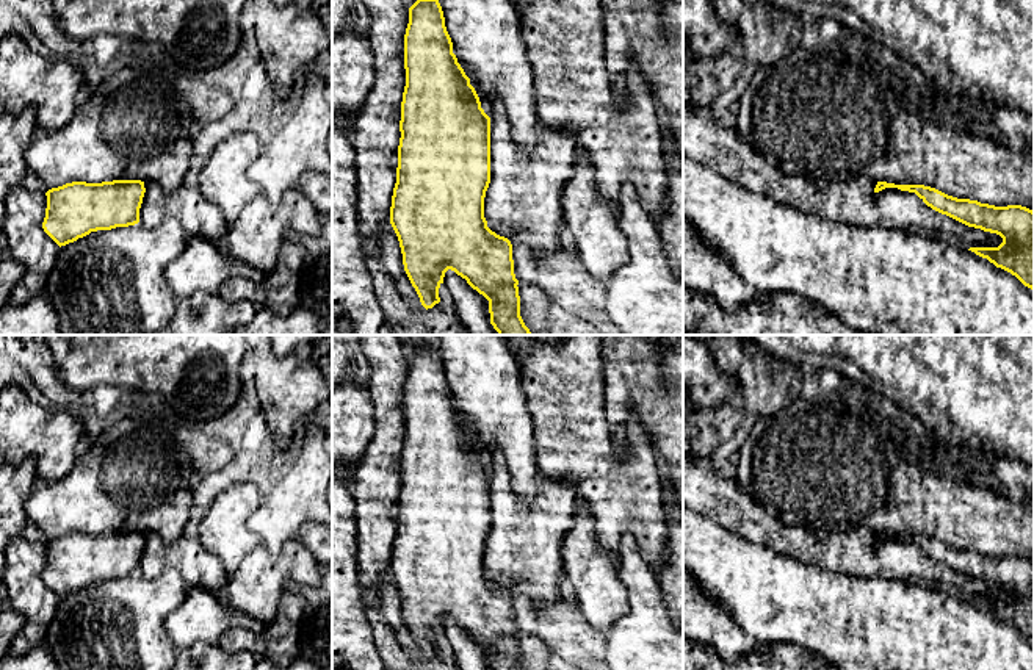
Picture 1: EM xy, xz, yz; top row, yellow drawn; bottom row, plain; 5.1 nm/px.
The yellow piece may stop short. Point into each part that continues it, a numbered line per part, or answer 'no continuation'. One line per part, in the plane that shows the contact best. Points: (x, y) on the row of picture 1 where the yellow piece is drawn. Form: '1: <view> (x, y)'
no continuation

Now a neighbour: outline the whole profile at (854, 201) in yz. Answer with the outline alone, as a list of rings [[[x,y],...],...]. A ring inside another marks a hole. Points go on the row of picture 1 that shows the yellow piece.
[[[683,100],[683,153],[750,191],[838,222],[916,229],[962,249],[998,247],[1003,243],[996,233],[968,227],[932,210],[915,193],[898,188],[876,193],[877,182],[866,177],[846,182],[788,177],[769,164],[752,144],[743,141],[733,124],[707,122],[686,100]]]

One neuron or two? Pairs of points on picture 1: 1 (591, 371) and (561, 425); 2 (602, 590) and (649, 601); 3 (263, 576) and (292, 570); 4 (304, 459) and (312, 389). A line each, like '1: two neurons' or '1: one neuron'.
1: one neuron
2: two neurons
3: one neuron
4: two neurons

